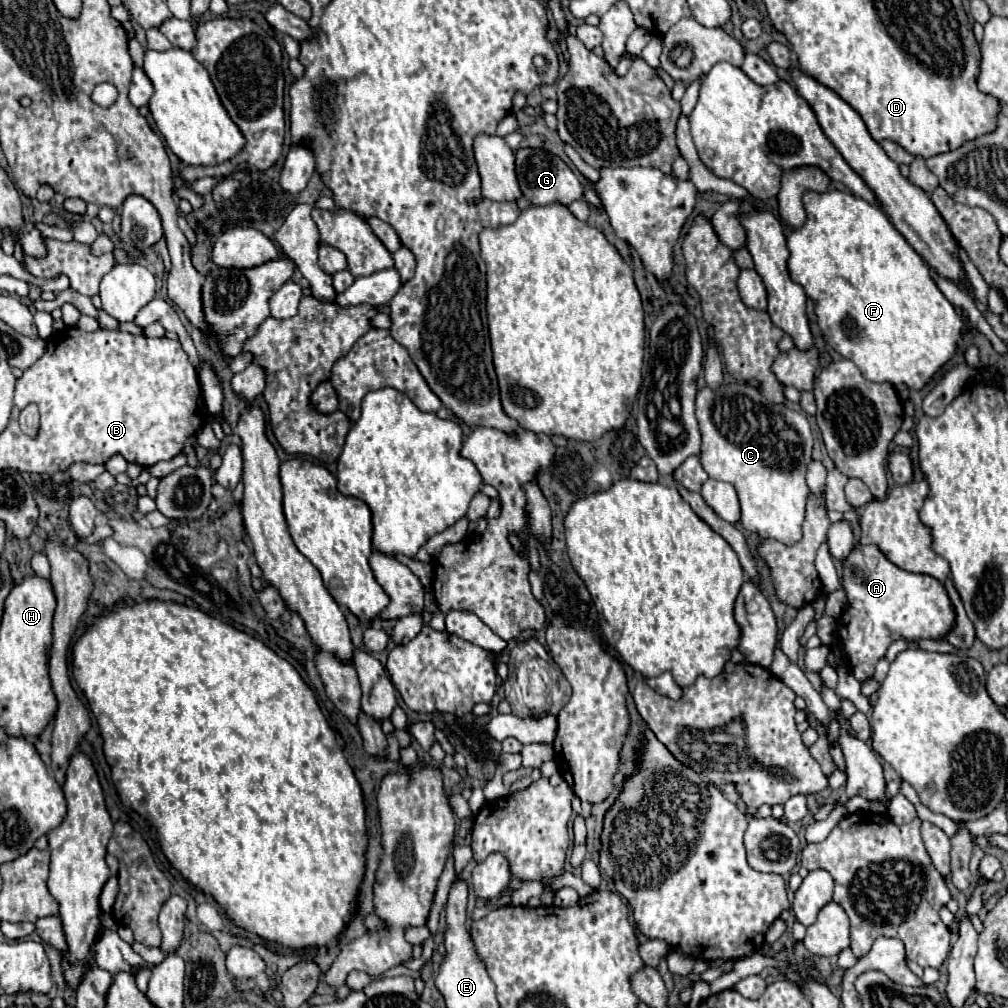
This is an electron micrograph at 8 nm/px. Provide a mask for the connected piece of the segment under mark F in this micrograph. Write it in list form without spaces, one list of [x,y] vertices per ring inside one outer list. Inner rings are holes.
[[[808,191],[802,197],[804,209],[806,209],[806,221],[802,227],[792,229],[788,235],[788,249],[790,249],[790,259],[788,259],[788,271],[792,281],[800,283],[806,291],[806,295],[814,301],[814,311],[816,311],[817,325],[826,339],[826,343],[830,347],[834,347],[844,359],[850,359],[852,363],[856,363],[856,367],[860,369],[860,373],[876,383],[904,383],[908,389],[922,389],[932,375],[954,355],[958,341],[962,339],[960,331],[962,331],[962,319],[956,315],[952,303],[942,295],[942,291],[936,287],[936,283],[930,277],[930,271],[926,267],[926,263],[922,261],[922,257],[910,247],[910,243],[900,235],[900,231],[890,223],[890,219],[884,215],[884,211],[876,209],[874,205],[866,203],[860,197],[854,197],[852,193],[844,193],[844,191],[832,191],[832,193],[814,193]]]

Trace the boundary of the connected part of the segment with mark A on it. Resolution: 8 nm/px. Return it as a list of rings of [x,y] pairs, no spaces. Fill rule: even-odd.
[[[858,543],[850,551],[842,561],[842,587],[848,607],[838,617],[838,637],[848,665],[860,683],[872,679],[876,663],[886,655],[892,641],[906,639],[912,643],[918,639],[936,639],[952,623],[952,603],[948,603],[944,585],[930,575],[896,567],[876,545]]]

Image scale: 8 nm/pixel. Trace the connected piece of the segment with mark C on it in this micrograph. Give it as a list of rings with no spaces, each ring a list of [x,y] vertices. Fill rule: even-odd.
[[[724,383],[716,391],[710,391],[708,387],[698,391],[696,419],[702,433],[700,463],[712,479],[728,481],[734,485],[742,507],[740,523],[744,529],[754,531],[760,537],[776,539],[784,545],[798,543],[802,535],[800,527],[804,521],[804,503],[808,497],[804,475],[806,465],[812,461],[812,431],[806,417],[788,409],[786,405],[774,405],[766,401],[758,389],[746,383]]]

